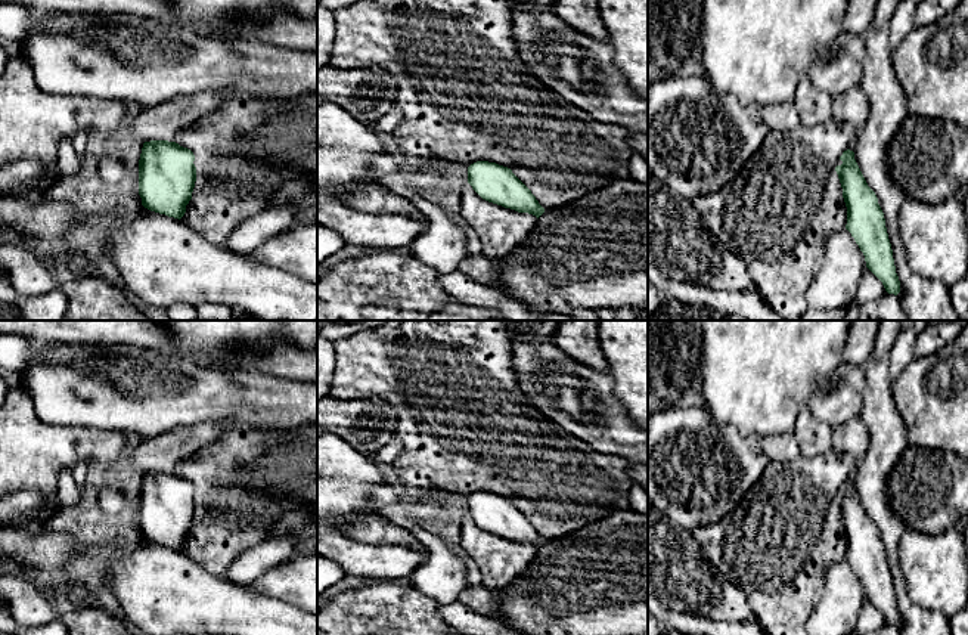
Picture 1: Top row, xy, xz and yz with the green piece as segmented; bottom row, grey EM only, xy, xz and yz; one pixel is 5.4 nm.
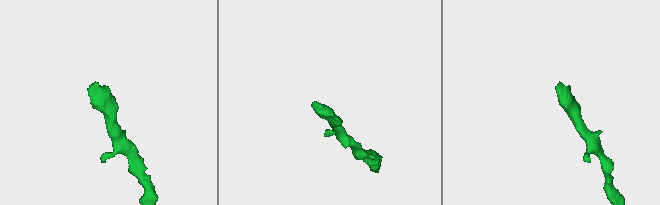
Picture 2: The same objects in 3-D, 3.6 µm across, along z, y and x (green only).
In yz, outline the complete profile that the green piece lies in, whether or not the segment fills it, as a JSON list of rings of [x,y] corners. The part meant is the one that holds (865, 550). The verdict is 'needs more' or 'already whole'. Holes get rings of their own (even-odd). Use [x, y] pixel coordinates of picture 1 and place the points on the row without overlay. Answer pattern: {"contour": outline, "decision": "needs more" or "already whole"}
{"contour": [[[847,480],[840,487],[841,496],[835,498],[838,505],[843,529],[847,538],[846,560],[851,564],[860,582],[865,586],[866,598],[882,613],[888,625],[897,626],[900,623],[900,611],[896,604],[893,580],[888,570],[884,543],[878,535],[875,523],[868,517],[856,490],[854,483]]], "decision": "already whole"}

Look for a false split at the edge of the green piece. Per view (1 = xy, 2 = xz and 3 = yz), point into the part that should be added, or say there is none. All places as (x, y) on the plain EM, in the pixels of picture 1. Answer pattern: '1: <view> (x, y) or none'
1: none
2: none
3: none

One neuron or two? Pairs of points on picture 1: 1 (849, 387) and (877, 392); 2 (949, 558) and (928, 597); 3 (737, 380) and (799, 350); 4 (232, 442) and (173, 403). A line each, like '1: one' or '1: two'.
1: two
2: one
3: one
4: two

